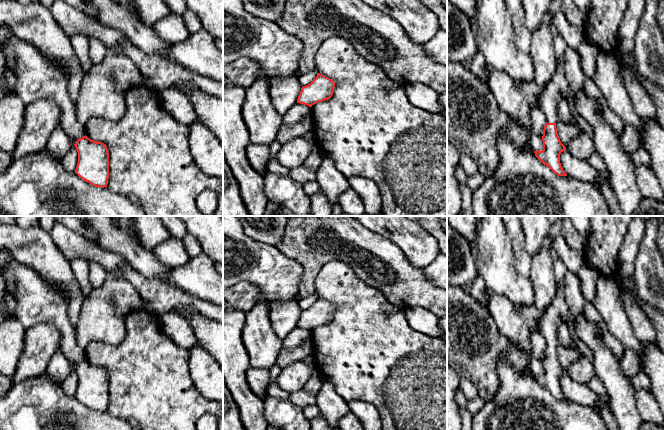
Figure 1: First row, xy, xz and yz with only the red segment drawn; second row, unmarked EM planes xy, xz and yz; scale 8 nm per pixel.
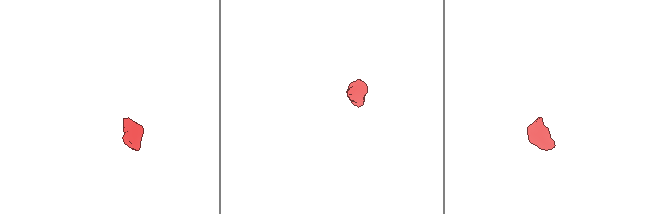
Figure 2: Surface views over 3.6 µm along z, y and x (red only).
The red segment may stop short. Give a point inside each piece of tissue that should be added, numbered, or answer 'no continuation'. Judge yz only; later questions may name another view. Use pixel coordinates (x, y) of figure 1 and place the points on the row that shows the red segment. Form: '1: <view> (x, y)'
1: yz (607, 142)

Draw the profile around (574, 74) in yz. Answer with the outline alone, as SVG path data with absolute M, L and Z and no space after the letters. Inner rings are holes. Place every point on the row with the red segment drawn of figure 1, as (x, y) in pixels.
M567 47L564 57L566 78L570 84L571 94L574 95L582 87L583 82L588 79L581 69L580 55L576 49Z

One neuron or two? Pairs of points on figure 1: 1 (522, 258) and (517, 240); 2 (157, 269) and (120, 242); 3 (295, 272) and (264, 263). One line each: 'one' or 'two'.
1: one
2: one
3: one

